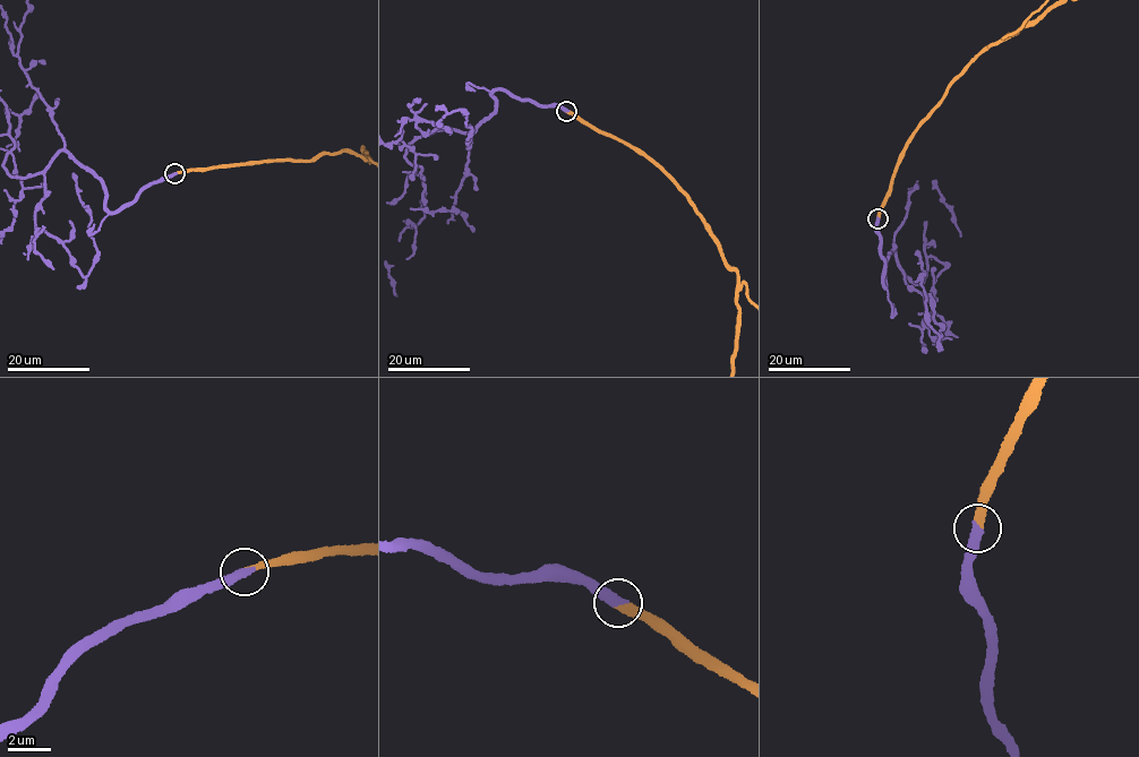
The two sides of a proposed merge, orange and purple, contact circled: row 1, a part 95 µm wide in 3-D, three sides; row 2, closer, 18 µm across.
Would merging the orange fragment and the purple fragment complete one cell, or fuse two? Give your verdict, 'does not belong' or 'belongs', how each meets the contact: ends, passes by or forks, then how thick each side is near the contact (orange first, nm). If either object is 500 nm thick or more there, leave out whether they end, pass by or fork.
belongs; orange ends; purple ends; calibres 320 and 480 nm

